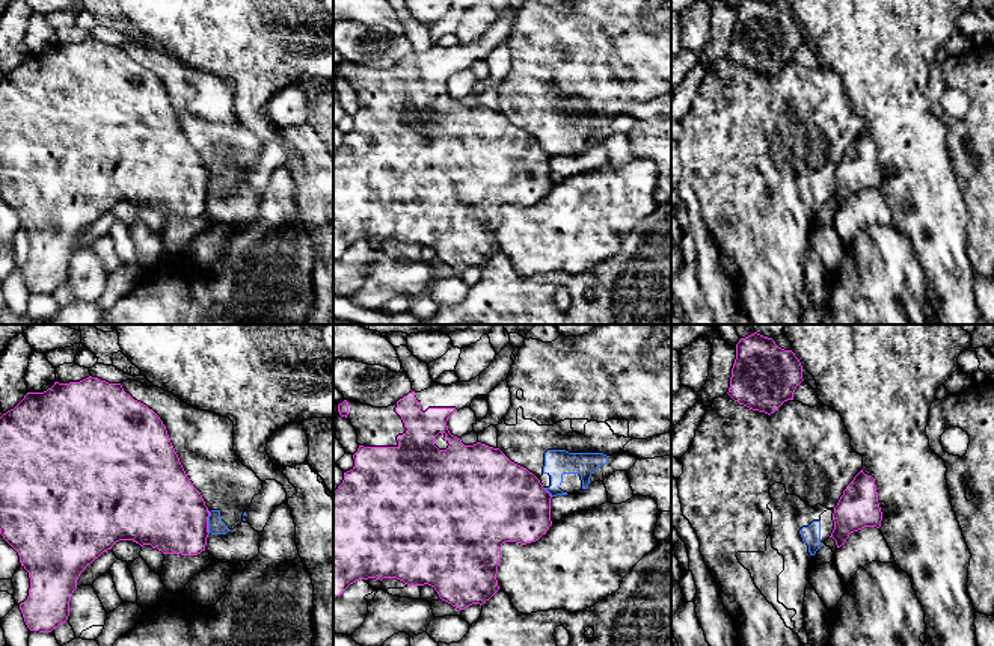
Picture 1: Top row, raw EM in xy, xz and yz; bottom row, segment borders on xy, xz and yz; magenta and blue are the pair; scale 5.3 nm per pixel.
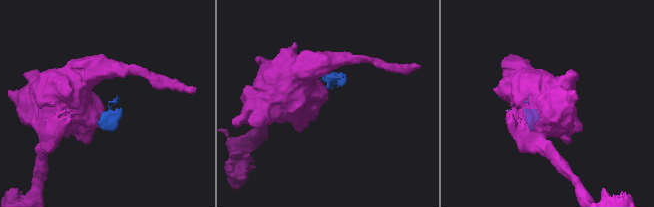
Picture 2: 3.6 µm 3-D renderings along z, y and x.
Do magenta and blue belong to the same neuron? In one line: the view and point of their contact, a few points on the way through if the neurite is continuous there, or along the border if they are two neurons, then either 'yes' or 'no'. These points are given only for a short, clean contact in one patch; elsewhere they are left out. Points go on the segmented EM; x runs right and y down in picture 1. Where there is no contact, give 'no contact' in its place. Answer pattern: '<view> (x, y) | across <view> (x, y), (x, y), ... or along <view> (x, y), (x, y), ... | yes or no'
xy (207, 522) | along xy (210, 512), (208, 533) | no

